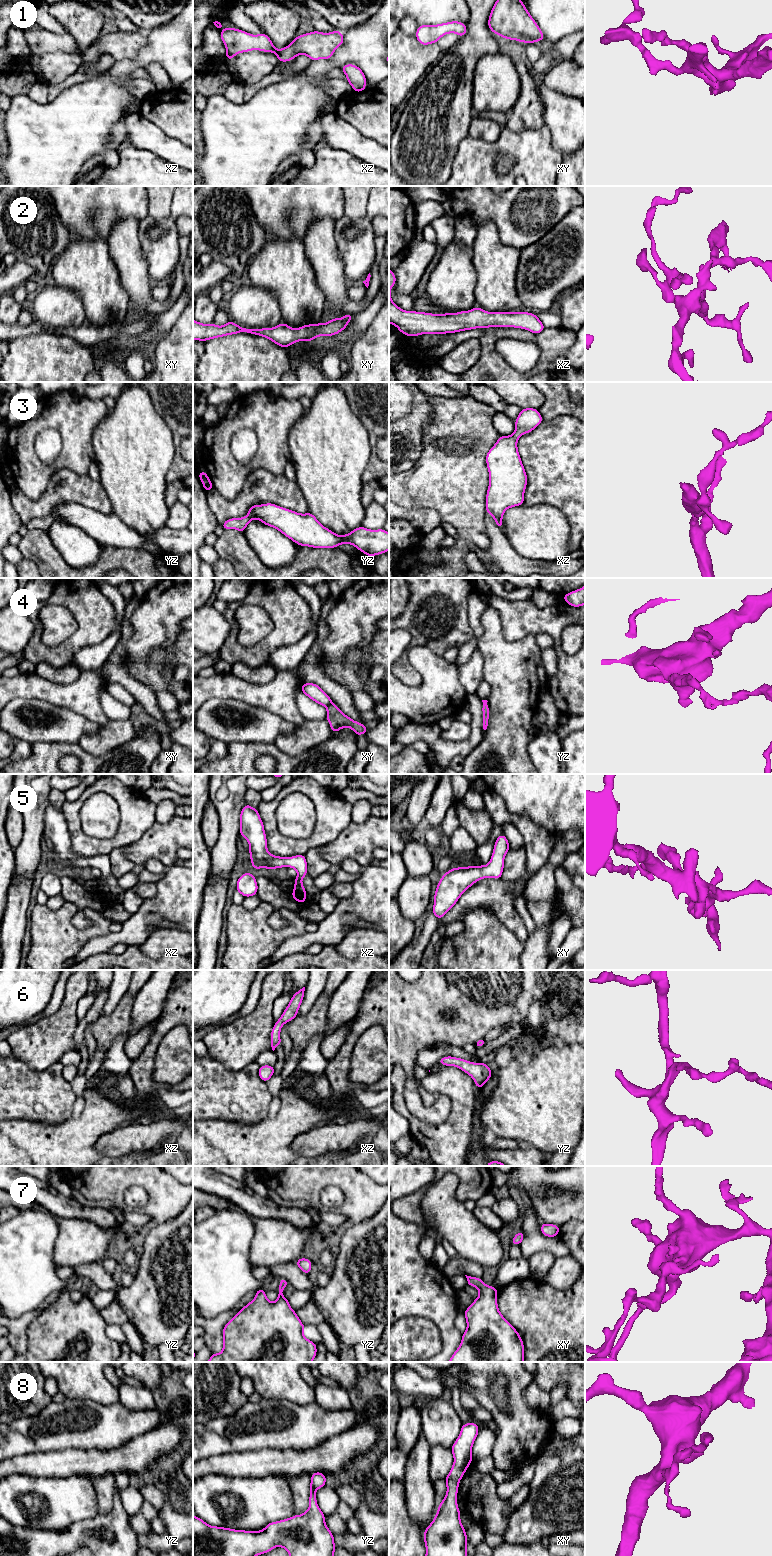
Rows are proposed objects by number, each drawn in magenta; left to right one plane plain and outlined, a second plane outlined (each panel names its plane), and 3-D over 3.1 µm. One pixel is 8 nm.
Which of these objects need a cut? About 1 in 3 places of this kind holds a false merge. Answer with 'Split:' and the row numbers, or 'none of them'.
Split: 4

